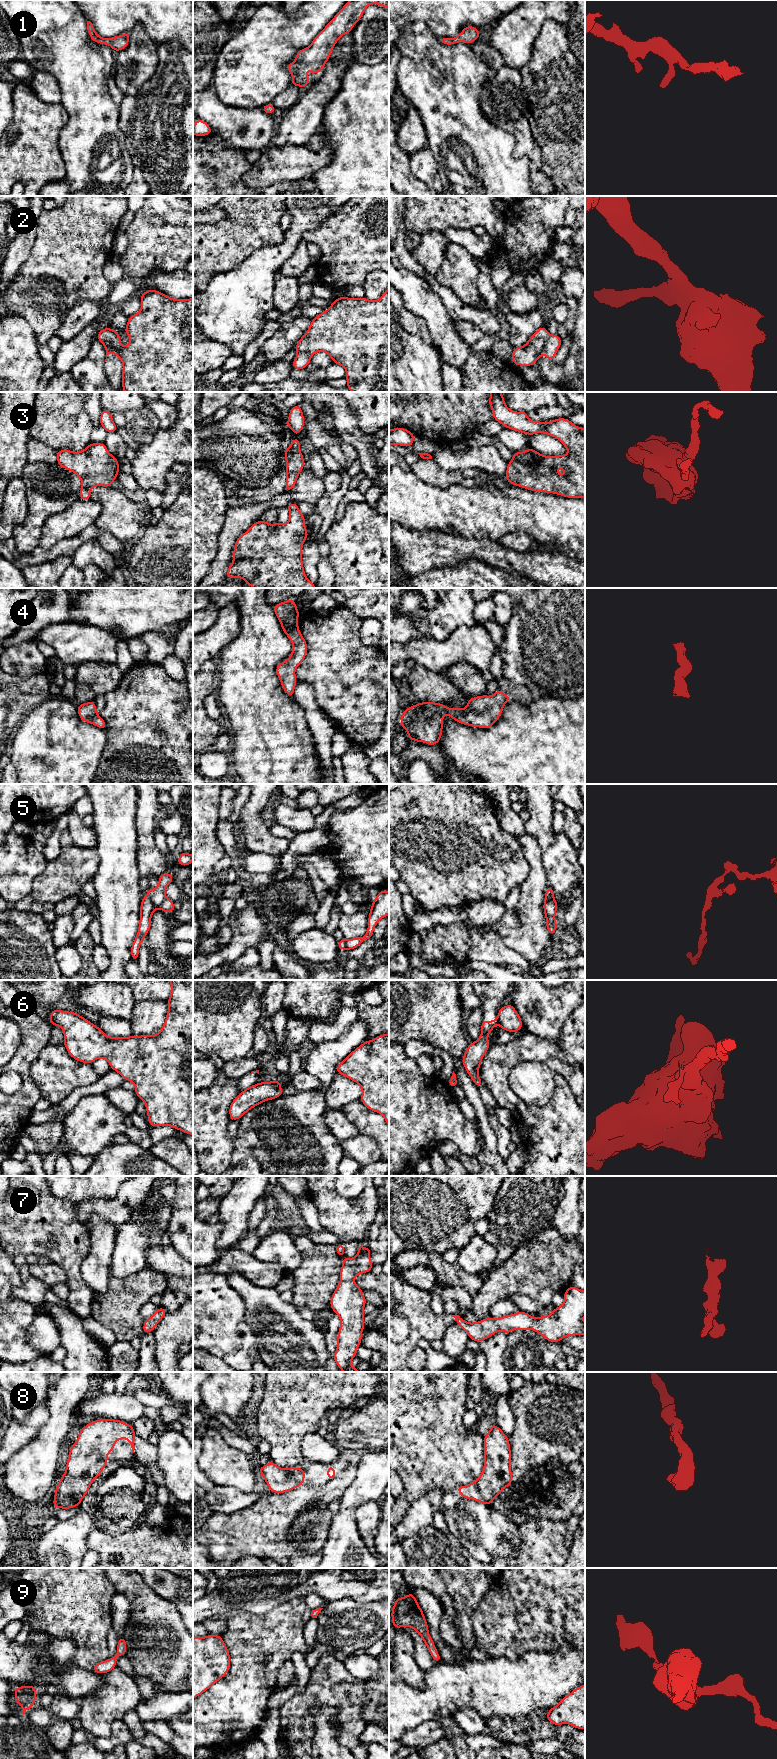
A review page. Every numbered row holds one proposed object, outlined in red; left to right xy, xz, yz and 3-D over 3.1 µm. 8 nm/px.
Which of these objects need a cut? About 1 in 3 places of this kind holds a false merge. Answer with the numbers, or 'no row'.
2, 5, 6

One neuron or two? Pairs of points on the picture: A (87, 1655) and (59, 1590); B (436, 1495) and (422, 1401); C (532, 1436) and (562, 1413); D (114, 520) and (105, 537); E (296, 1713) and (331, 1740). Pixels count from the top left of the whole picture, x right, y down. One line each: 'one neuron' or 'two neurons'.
A: one neuron
B: two neurons
C: one neuron
D: two neurons
E: two neurons

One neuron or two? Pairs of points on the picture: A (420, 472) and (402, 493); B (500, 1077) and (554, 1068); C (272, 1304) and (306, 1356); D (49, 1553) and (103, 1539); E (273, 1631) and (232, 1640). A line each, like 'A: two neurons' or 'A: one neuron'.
A: two neurons
B: two neurons
C: one neuron
D: two neurons
E: one neuron

